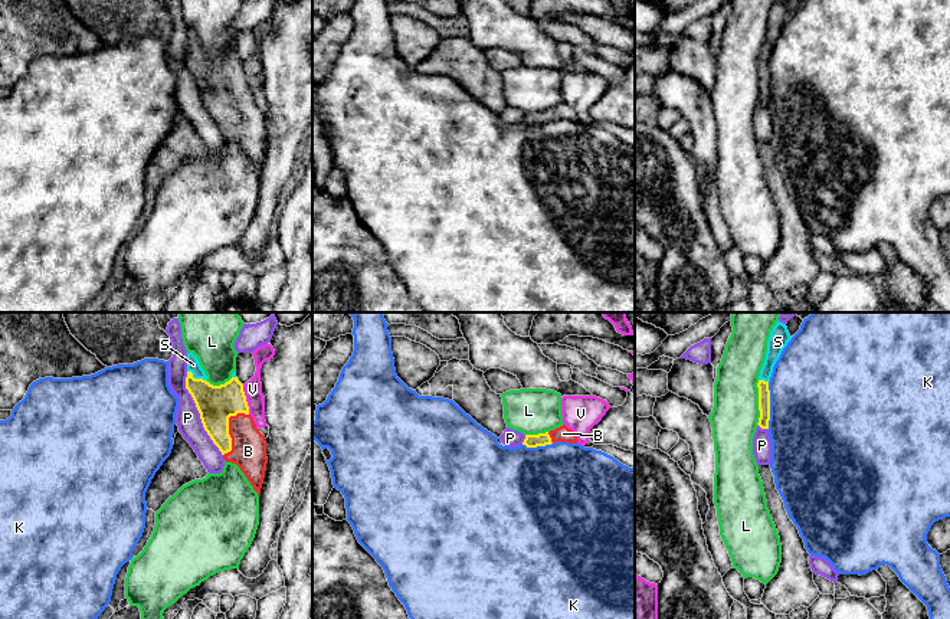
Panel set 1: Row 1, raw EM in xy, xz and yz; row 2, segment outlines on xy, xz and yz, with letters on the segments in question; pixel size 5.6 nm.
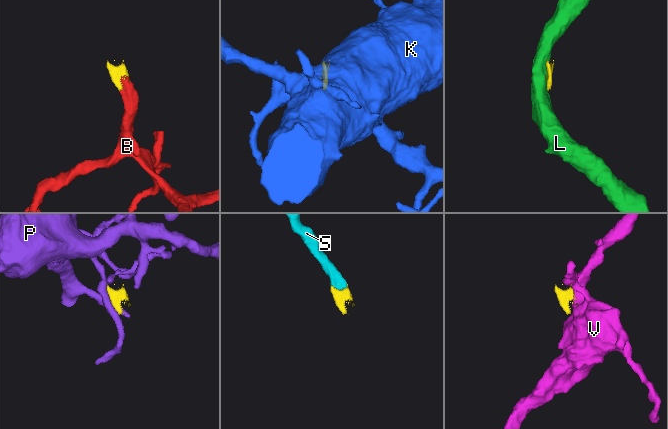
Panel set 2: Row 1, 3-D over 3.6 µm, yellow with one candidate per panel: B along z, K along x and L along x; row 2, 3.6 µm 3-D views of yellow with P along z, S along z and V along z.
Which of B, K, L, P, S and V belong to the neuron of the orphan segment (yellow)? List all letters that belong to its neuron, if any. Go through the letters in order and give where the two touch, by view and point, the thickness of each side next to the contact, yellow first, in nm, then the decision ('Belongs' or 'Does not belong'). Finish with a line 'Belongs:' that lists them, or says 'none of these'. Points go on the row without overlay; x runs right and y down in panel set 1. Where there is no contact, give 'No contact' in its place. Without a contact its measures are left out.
B: Touches yellow at xy (228, 105). Thickness 200 nm (yellow) against 190 nm. Belongs
K: Touches yellow at yz (769, 82). Thickness 60 nm (yellow) against 500 nm. Does not belong
L: Touches yellow at yz (759, 79). Thickness 60 nm (yellow) against 260 nm. Does not belong
P: Touches yellow at xy (199, 89). Thickness 200 nm (yellow) against 140 nm. Does not belong
S: Touches yellow at xy (196, 56). Thickness 200 nm (yellow) against 70 nm. Belongs
V: Touches yellow at xy (245, 77). Thickness 200 nm (yellow) against 100 nm. Does not belong
Belongs: B, S

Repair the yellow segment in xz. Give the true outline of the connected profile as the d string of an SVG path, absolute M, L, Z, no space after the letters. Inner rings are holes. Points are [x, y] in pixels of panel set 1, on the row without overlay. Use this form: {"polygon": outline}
{"polygon": "M563 102L546 111L525 112L522 122L525 122L527 125L537 125L537 124L551 122L556 119L577 121L579 118L576 111L571 107L569 107L566 102Z"}

